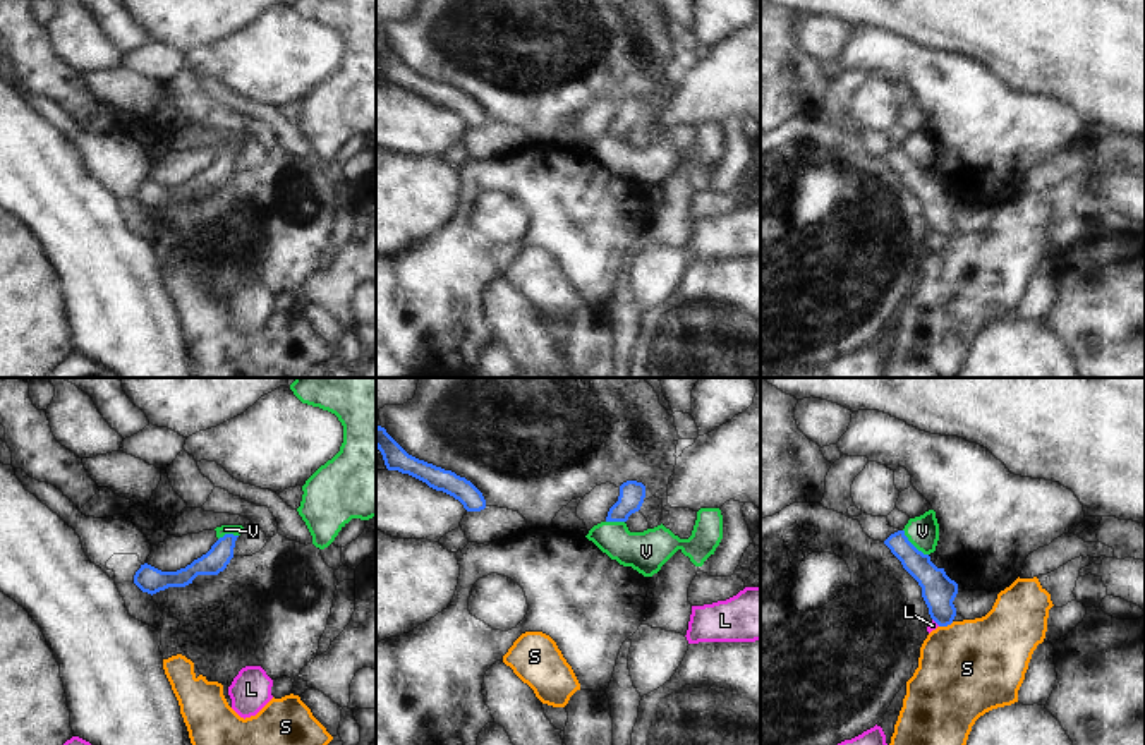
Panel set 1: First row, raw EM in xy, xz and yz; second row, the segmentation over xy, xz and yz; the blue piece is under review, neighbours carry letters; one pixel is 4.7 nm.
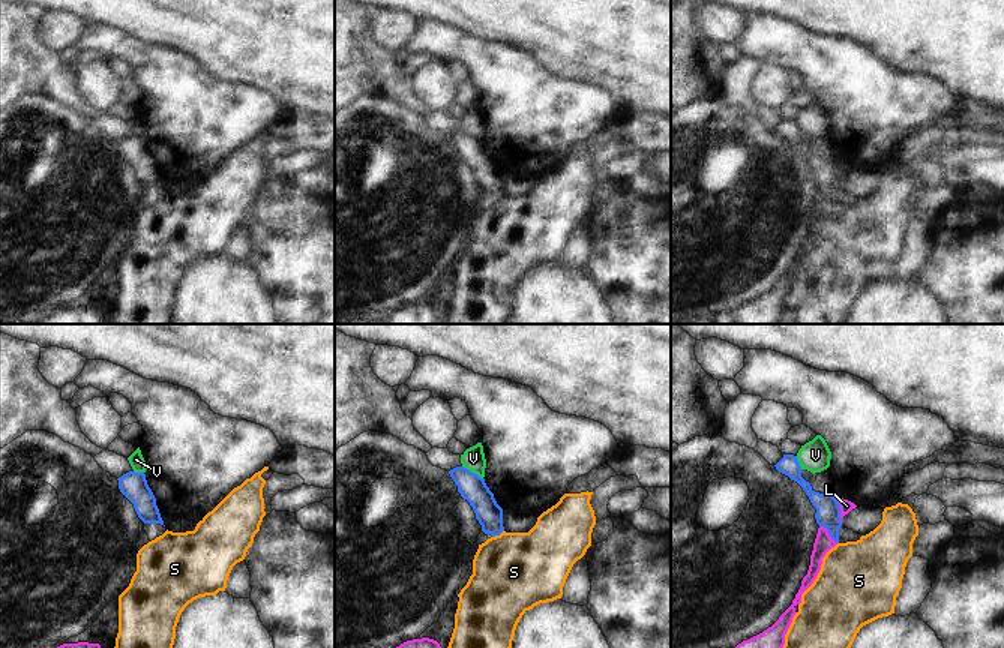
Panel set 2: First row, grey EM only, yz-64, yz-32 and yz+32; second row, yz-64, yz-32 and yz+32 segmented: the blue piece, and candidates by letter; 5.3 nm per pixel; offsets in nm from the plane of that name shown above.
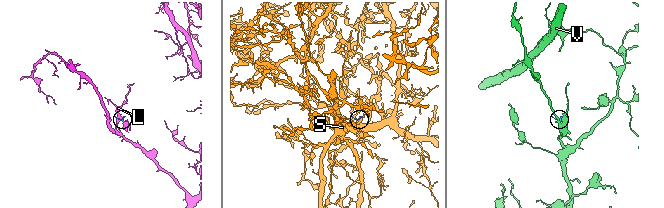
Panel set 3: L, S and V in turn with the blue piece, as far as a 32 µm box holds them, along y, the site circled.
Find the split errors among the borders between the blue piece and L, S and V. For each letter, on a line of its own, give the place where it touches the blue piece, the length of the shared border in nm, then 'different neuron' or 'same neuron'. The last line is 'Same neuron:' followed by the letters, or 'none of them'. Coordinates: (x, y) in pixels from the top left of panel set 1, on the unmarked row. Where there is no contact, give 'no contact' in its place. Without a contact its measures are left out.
L: meets blue in yz at (936, 237); contact 50 nm long; different neuron
S: meets blue in yz at (946, 241); contact 80 nm long; different neuron
V: meets blue in yz at (912, 160); contact 170 nm long; different neuron
Same neuron: none of them

